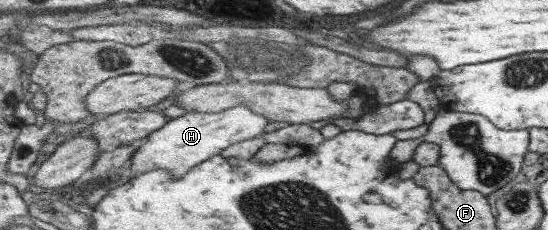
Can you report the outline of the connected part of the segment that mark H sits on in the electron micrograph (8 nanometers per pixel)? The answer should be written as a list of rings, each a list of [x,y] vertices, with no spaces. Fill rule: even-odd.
[[[239,105],[218,113],[188,112],[166,122],[164,127],[145,137],[145,142],[134,152],[130,171],[132,176],[138,177],[142,173],[156,169],[167,169],[173,177],[182,177],[202,162],[220,155],[230,145],[261,136],[269,121],[264,115],[260,115],[254,108],[247,105]]]

